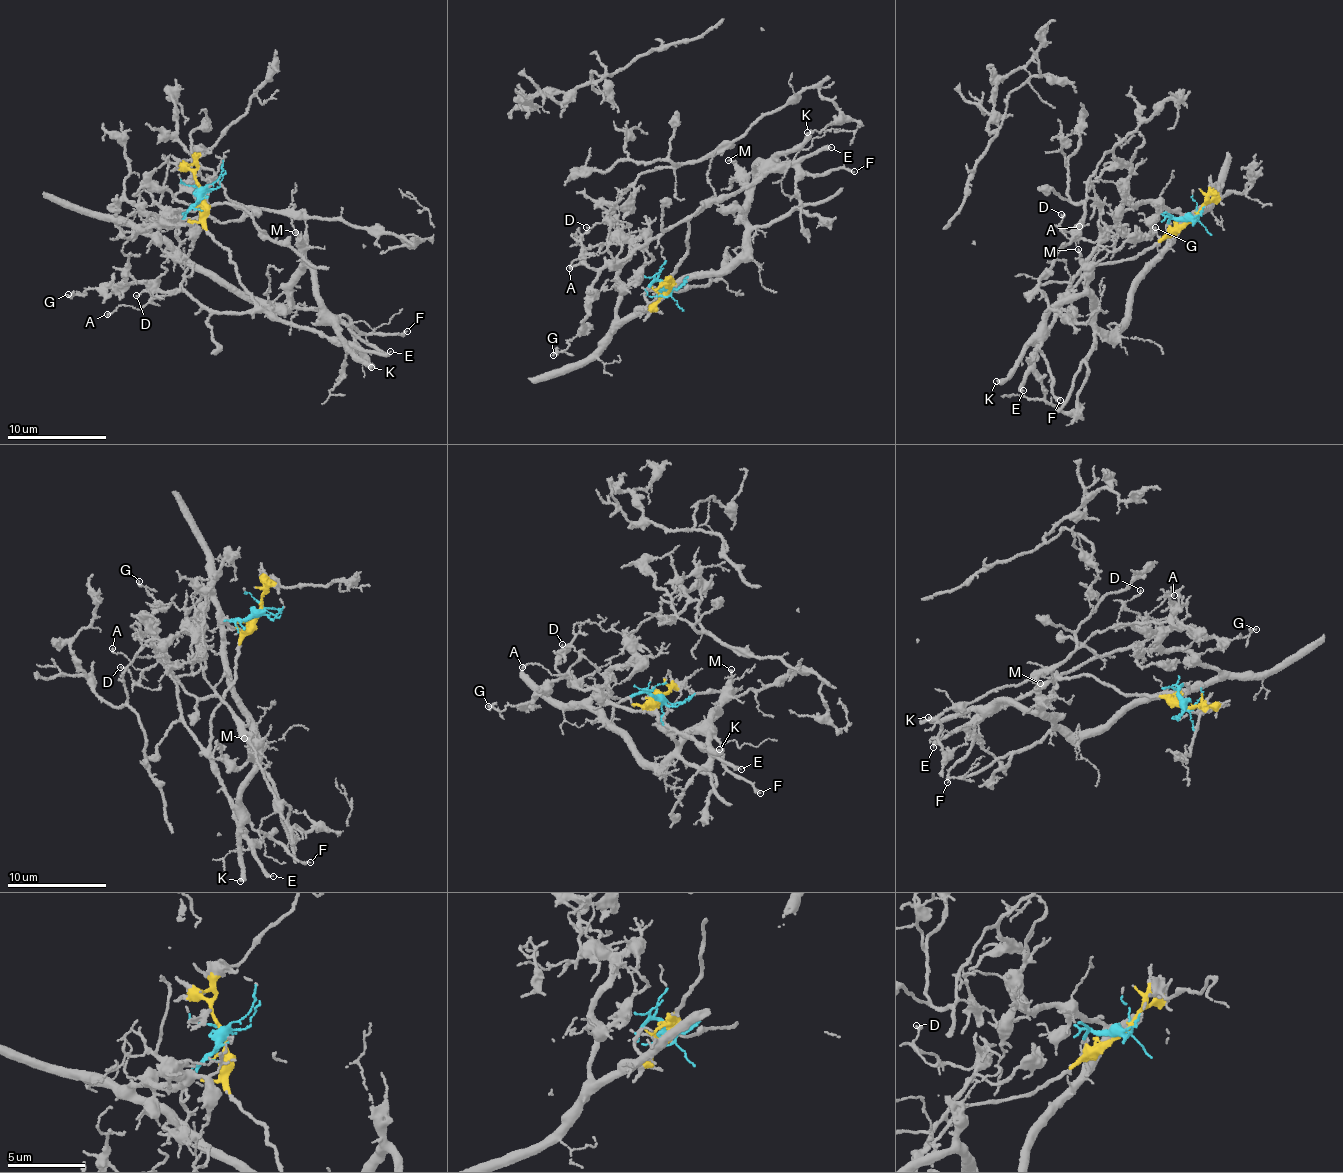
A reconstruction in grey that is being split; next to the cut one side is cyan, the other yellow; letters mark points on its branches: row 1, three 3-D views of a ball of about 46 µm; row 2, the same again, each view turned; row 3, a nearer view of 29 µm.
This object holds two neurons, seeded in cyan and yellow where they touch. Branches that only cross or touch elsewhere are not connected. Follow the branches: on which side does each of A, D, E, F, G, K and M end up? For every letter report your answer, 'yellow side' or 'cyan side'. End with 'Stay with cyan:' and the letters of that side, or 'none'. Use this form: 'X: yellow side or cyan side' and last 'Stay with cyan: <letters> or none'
A: yellow side
D: yellow side
E: yellow side
F: cyan side
G: yellow side
K: cyan side
M: cyan side
Stay with cyan: F, K, M

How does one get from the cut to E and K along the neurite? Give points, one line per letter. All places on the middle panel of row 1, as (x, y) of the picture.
E: (668, 291), (670, 276), (686, 252), (689, 218), (705, 205), (725, 199), (759, 178), (831, 147)
K: (668, 289), (653, 282), (645, 295), (651, 305), (739, 254), (756, 163), (806, 132)

